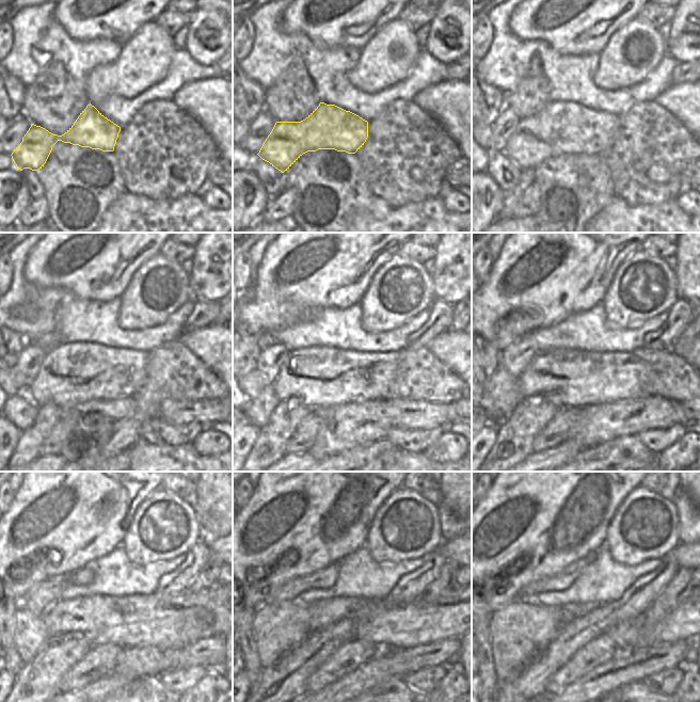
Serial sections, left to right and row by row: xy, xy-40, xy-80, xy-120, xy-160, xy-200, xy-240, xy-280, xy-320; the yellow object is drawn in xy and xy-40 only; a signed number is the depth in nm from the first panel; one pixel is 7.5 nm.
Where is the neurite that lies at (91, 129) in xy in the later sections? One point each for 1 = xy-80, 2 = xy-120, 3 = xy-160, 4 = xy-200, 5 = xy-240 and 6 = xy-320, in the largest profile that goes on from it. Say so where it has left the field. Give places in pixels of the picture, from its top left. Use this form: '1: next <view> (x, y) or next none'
1: next xy-80 (561, 128)
2: next xy-120 (74, 373)
3: next xy-160 (320, 377)
4: next xy-200 (572, 378)
5: next xy-240 (156, 620)
6: next xy-320 (688, 622)

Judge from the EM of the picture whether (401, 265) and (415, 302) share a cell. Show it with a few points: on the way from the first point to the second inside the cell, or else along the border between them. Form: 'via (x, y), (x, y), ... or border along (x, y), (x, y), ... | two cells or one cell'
via (401, 274), (401, 288), (406, 292) | one cell

